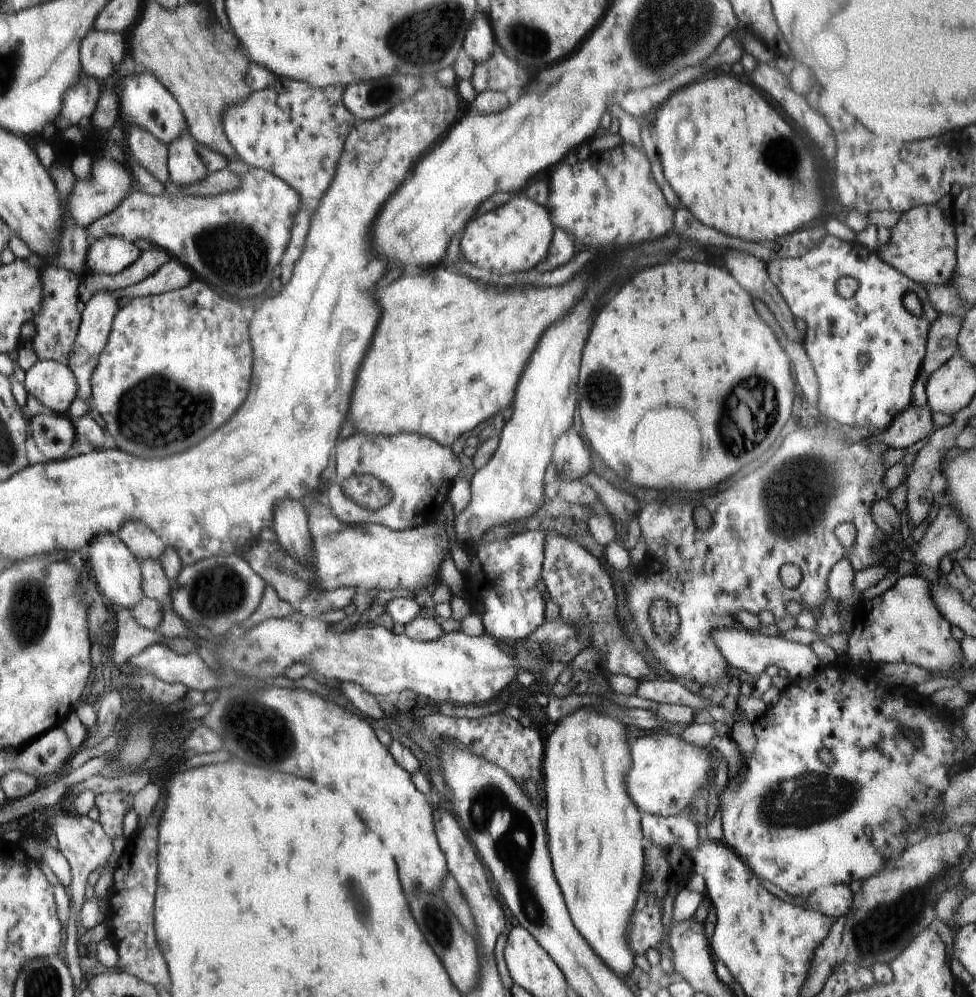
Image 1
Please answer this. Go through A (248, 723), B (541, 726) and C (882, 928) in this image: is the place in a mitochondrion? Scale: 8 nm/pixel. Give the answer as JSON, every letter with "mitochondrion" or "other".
{"A":"mitochondrion","B":"other","C":"mitochondrion"}

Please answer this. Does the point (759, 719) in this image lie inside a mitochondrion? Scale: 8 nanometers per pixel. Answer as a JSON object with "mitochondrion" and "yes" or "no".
{"mitochondrion":"no"}

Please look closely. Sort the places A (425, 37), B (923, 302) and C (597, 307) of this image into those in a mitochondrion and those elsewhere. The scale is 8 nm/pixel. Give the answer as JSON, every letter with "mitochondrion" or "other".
{"A":"mitochondrion","B":"other","C":"other"}

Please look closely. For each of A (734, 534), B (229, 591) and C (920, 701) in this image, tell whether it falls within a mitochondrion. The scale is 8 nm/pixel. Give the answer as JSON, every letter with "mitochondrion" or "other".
{"A":"mitochondrion","B":"mitochondrion","C":"other"}

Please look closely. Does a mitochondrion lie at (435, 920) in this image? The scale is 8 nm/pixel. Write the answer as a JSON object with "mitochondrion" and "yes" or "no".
{"mitochondrion":"yes"}

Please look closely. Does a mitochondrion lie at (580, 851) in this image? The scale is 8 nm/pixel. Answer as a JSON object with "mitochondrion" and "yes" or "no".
{"mitochondrion":"no"}

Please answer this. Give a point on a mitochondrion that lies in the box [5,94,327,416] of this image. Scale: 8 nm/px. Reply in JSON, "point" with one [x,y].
{"point":[230,251]}

